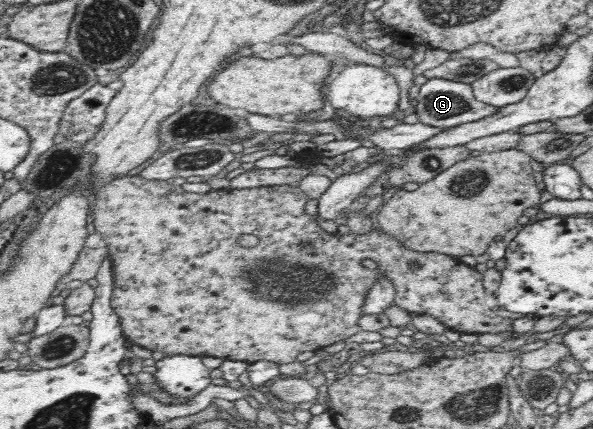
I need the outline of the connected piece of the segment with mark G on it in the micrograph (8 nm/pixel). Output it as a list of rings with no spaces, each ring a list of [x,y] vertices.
[[[430,78],[420,87],[415,113],[420,123],[438,129],[453,128],[494,114],[498,108],[479,102],[471,85],[444,78]]]

